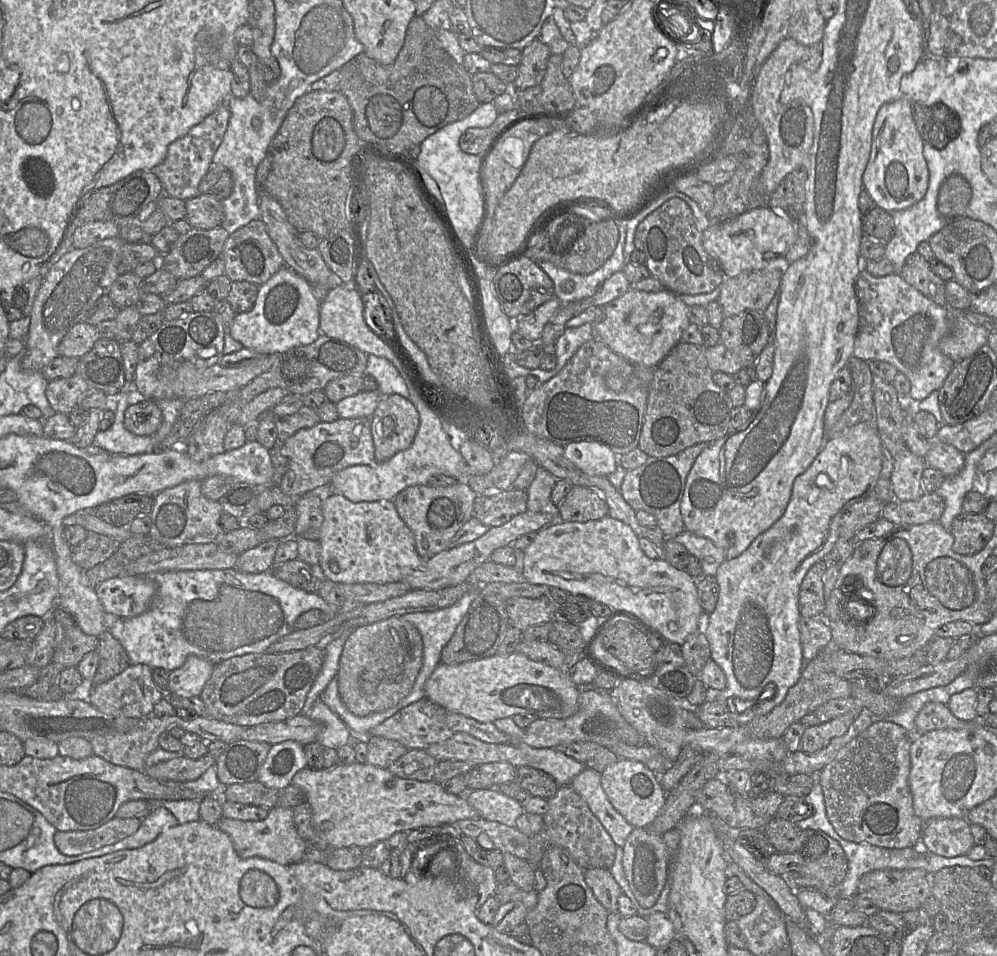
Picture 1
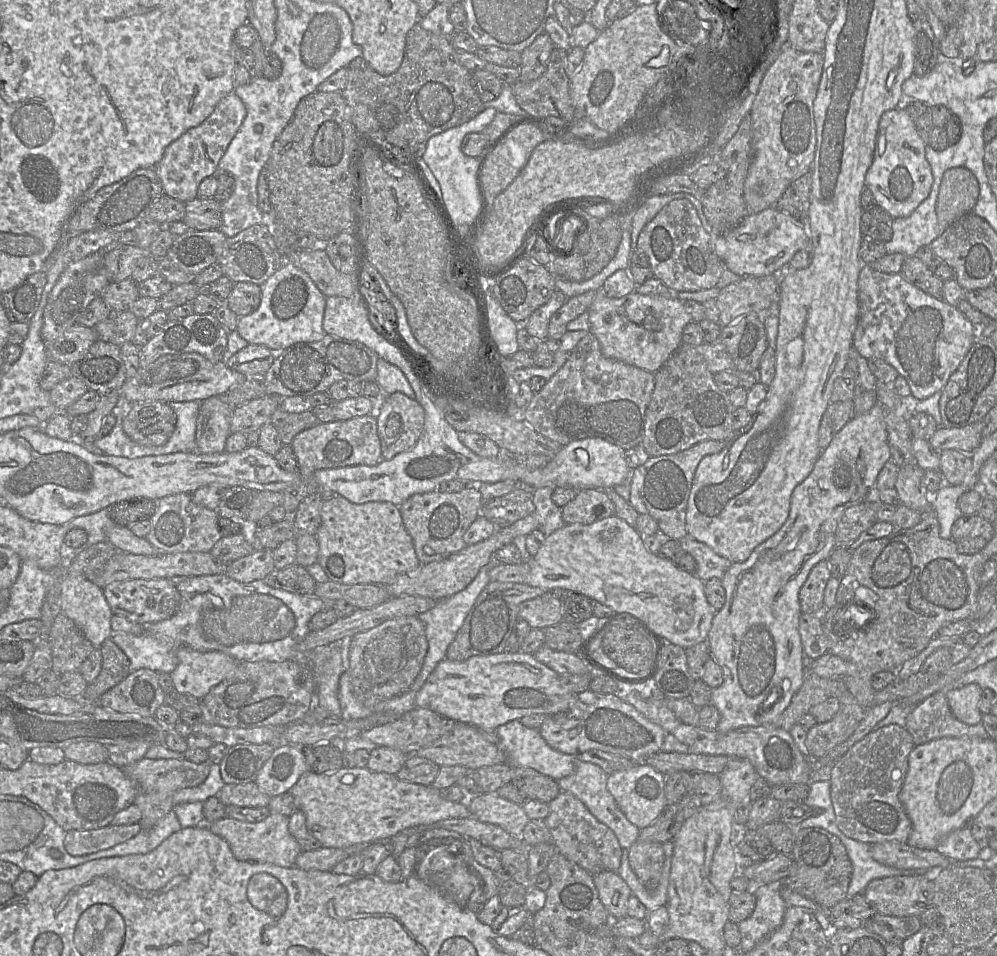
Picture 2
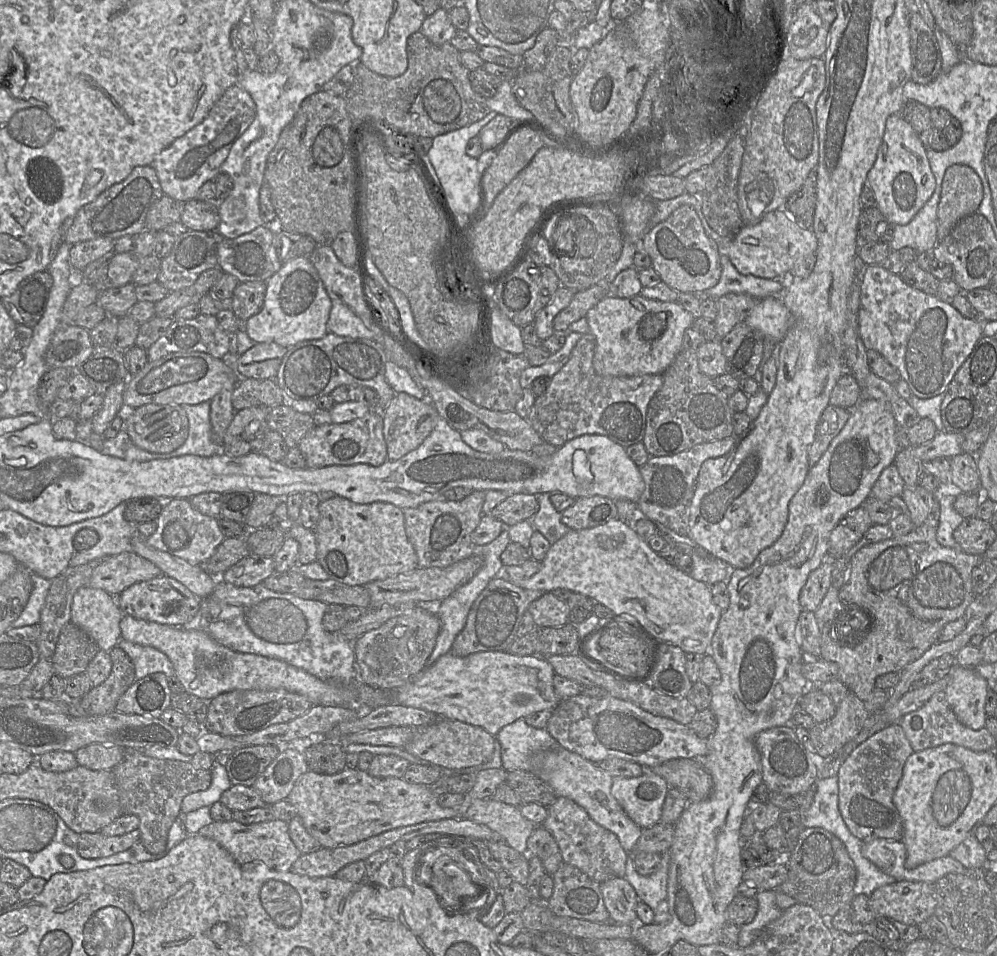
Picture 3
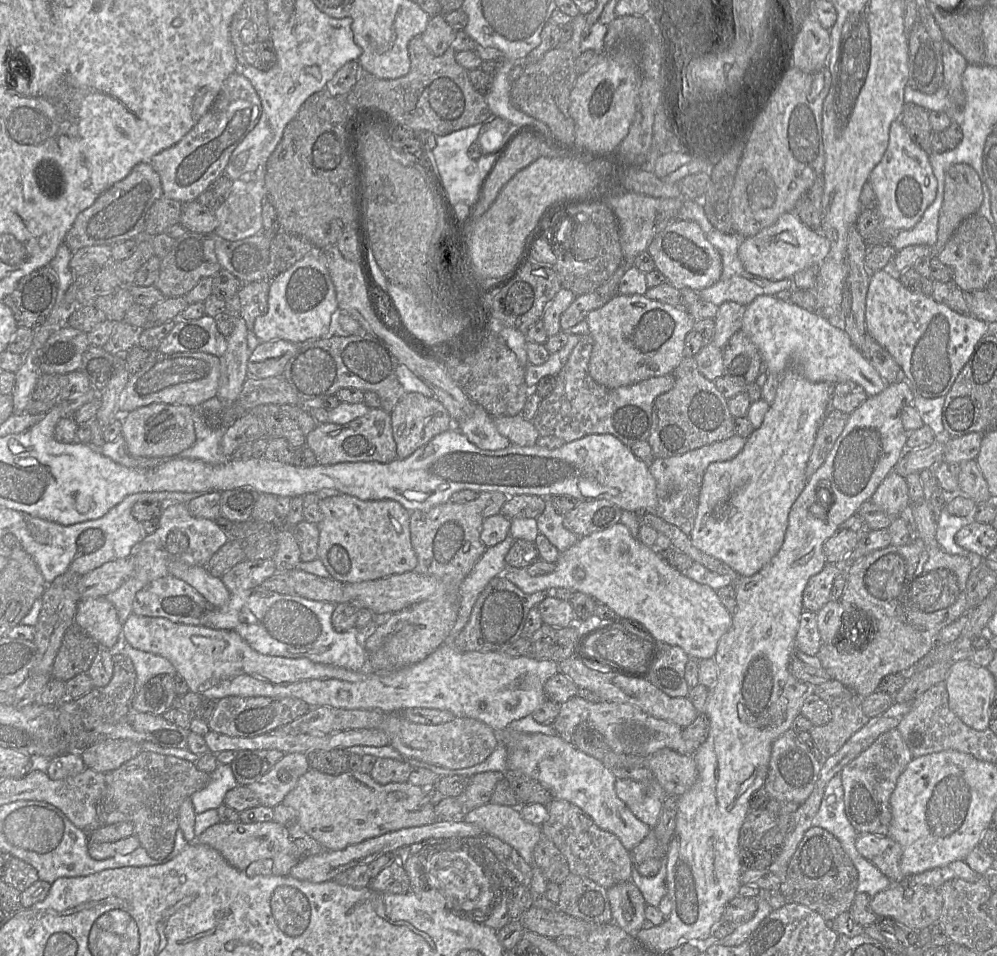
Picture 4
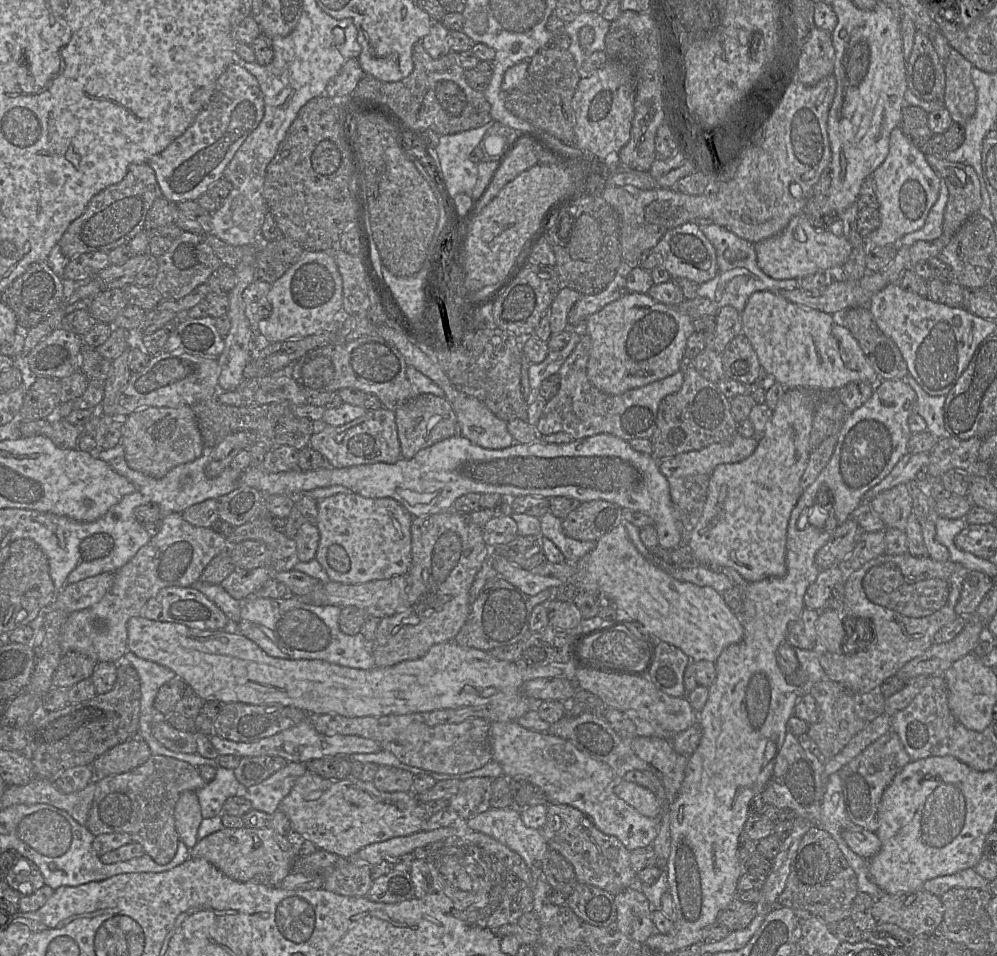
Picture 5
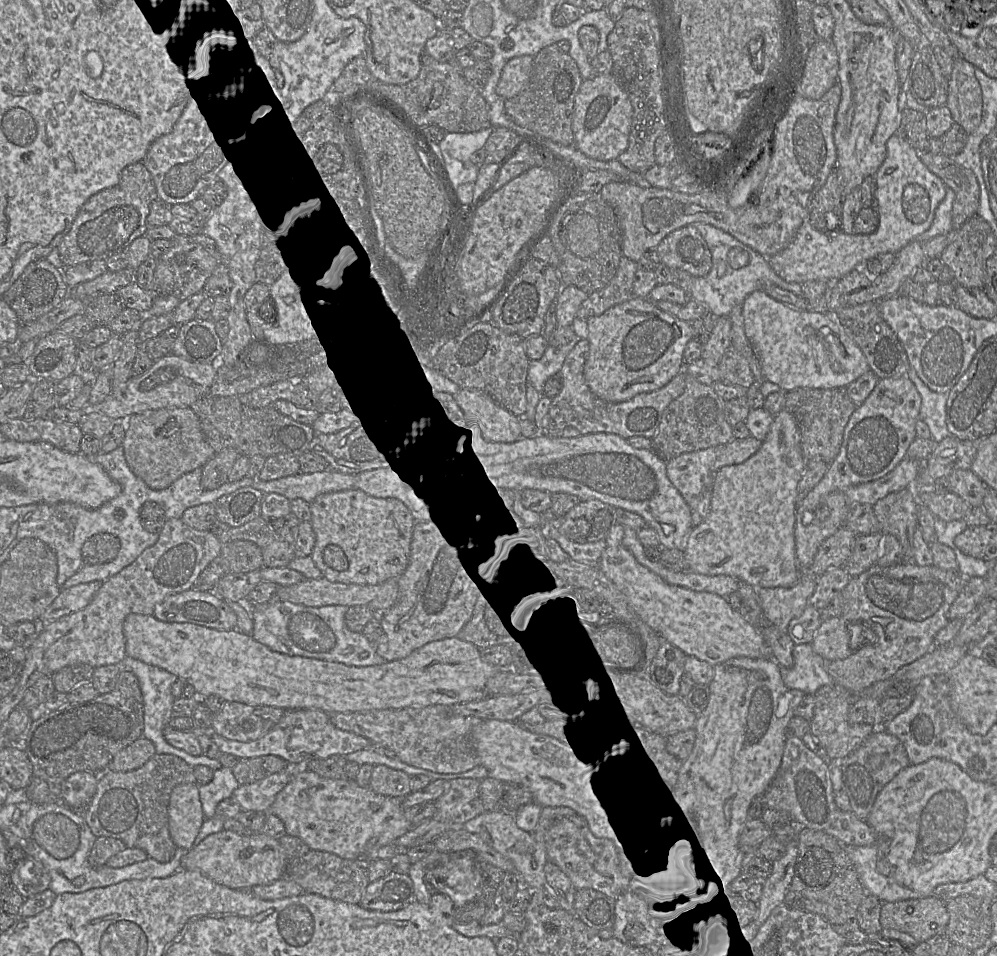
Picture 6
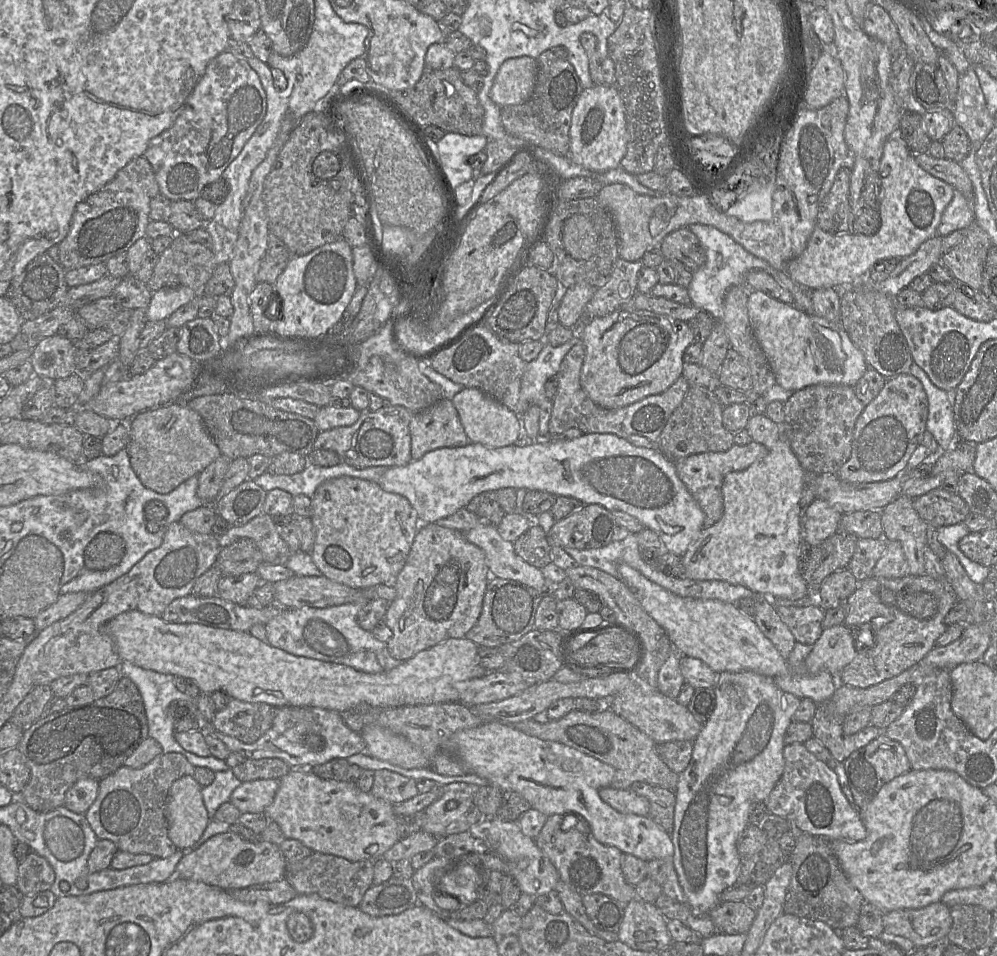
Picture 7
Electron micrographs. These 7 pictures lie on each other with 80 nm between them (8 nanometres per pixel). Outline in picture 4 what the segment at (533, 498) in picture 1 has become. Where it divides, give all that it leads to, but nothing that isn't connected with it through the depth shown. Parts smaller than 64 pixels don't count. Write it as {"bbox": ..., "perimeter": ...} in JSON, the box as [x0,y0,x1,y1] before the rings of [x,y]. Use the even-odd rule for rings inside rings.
{"bbox":[536,496,582,553],"perimeter":[[[543,496],[545,508],[536,518],[537,528],[561,553],[575,545],[582,537],[563,526],[563,516],[558,514],[551,501],[552,496]]]}

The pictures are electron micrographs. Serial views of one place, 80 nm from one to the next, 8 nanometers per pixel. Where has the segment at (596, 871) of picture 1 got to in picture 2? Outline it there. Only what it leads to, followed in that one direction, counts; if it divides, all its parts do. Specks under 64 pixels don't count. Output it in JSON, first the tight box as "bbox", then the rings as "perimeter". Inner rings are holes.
{"bbox":[593,871,633,919],"perimeter":[[[613,871],[599,872],[593,875],[593,881],[609,914],[616,919],[628,916],[628,900],[633,893],[618,873]]]}

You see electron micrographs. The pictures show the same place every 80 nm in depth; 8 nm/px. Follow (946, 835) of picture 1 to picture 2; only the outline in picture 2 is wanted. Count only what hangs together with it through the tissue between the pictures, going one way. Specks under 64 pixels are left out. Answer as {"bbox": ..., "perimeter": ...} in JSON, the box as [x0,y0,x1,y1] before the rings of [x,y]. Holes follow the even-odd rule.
{"bbox":[936,826,980,862],"perimeter":[[[970,826],[951,832],[936,847],[937,852],[953,862],[977,859],[980,850]]]}

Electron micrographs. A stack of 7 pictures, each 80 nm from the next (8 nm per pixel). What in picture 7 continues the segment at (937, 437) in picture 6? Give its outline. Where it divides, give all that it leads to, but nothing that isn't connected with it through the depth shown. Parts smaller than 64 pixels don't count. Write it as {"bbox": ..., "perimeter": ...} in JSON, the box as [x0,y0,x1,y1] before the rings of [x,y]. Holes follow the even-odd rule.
{"bbox":[908,363,957,450],"perimeter":[[[912,363],[908,373],[921,382],[927,395],[928,417],[926,429],[937,441],[939,450],[948,450],[949,446],[957,441],[949,394],[945,390],[936,387],[925,371],[916,363]]]}

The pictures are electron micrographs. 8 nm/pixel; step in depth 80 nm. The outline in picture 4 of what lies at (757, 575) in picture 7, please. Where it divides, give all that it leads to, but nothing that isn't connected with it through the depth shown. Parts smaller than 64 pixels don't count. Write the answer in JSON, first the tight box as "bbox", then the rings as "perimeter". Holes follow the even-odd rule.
{"bbox":[690,369,834,577],"perimeter":[[[796,369],[787,370],[781,375],[775,399],[761,426],[746,439],[743,449],[730,460],[712,462],[705,471],[690,540],[699,550],[729,565],[740,577],[759,572],[783,544],[789,512],[807,483],[806,466],[817,430],[831,408],[834,386],[829,382],[811,382]]]}

